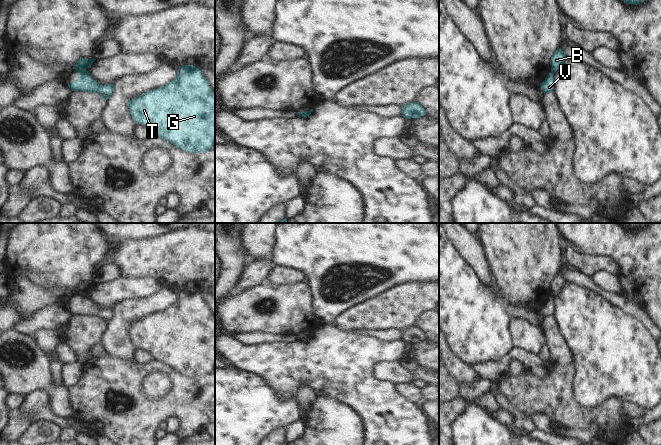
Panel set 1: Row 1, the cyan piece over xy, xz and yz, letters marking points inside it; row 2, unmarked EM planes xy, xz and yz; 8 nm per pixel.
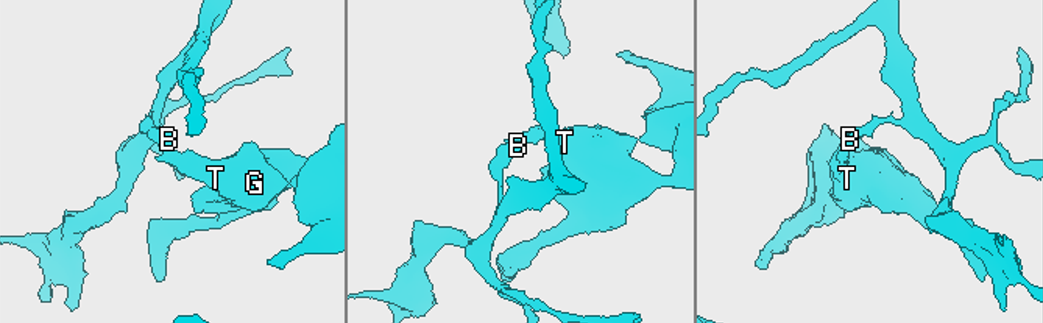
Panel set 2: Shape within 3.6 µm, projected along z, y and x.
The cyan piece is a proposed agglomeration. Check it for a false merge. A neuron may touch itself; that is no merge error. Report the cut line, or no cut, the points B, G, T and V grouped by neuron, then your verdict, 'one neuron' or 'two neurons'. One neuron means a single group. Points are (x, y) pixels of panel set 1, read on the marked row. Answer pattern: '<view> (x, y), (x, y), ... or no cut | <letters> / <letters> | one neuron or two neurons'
xy (86, 71), (81, 73) | B / G T V | two neurons

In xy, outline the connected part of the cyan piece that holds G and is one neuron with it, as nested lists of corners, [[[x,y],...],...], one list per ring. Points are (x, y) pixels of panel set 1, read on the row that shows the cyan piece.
[[[193,65],[180,66],[176,77],[171,82],[129,100],[128,108],[134,122],[148,128],[153,137],[164,139],[188,153],[204,153],[212,149],[215,144],[215,93],[199,67]]]

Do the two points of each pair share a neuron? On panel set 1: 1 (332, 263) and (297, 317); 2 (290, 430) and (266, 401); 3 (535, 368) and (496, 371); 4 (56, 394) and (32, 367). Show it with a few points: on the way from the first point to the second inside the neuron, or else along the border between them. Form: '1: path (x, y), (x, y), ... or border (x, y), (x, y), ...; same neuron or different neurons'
1: border (304, 281), (312, 297), (312, 310), (318, 316); different neurons
2: border (299, 418), (285, 427); different neurons
3: path (525, 358), (522, 355), (511, 355), (505, 361); same neuron
4: path (49, 387), (36, 374); same neuron

